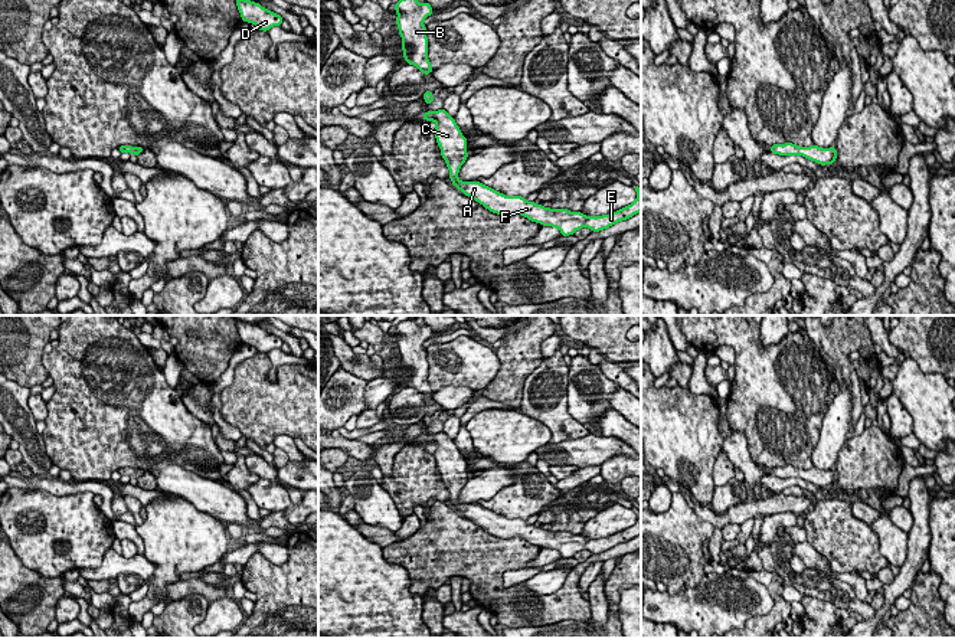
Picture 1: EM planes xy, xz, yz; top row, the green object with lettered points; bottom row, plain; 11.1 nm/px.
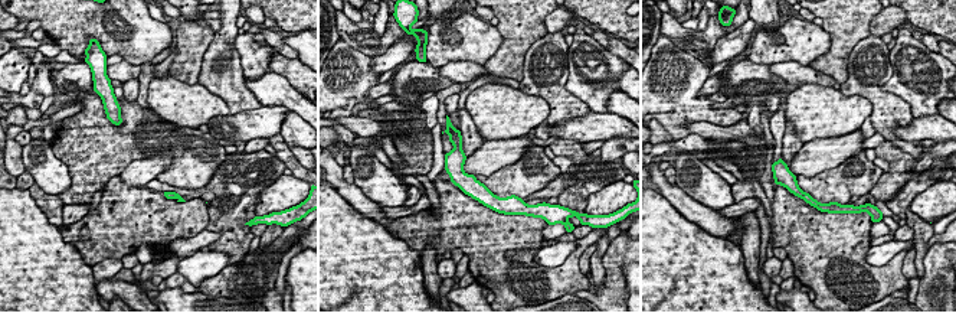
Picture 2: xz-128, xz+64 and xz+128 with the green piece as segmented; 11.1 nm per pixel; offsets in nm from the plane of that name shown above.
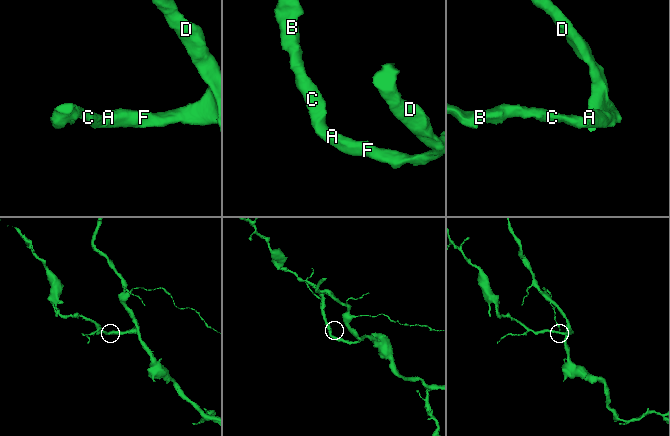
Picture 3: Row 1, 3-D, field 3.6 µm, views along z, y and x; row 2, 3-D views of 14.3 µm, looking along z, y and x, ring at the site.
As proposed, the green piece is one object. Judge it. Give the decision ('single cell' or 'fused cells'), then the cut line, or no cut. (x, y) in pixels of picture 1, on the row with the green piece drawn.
single cell; cut none

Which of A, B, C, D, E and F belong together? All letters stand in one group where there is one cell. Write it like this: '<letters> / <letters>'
A B C D E F

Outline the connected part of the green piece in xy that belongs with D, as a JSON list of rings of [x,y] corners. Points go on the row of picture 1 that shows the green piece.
[[[236,0],[238,10],[243,22],[254,23],[259,30],[269,30],[274,26],[281,26],[282,17],[259,3],[251,0]]]

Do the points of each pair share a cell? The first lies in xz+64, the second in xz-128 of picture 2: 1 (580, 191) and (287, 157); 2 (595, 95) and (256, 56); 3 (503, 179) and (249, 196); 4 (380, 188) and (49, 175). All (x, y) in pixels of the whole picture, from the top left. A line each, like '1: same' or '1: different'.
1: different
2: same
3: different
4: same

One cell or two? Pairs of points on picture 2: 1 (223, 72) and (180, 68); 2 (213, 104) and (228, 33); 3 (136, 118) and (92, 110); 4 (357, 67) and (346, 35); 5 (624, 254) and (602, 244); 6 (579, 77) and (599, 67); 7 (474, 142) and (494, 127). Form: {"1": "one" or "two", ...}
{"1": "two", "2": "two", "3": "one", "4": "two", "5": "two", "6": "one", "7": "two"}

